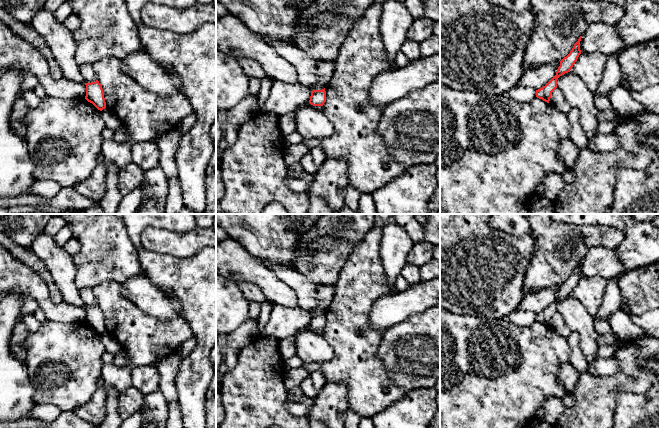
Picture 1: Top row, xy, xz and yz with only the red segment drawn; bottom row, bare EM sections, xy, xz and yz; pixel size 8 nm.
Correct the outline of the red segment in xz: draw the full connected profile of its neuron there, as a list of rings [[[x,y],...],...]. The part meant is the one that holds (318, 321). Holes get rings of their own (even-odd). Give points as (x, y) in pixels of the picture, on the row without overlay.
[[[325,312],[322,314],[311,315],[309,327],[313,330],[323,330],[326,326],[326,315]]]

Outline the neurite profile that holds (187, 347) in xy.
[[[194,337],[185,341],[177,351],[177,355],[181,358],[187,357],[190,355],[197,346],[197,341]]]

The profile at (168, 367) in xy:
[[[172,354],[164,358],[157,366],[160,376],[159,390],[168,404],[178,400],[175,379],[181,361],[182,358],[179,355]]]

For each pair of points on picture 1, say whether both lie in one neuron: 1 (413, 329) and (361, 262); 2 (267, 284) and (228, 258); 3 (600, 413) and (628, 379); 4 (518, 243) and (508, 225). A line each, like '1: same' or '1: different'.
1: different
2: same
3: same
4: different

